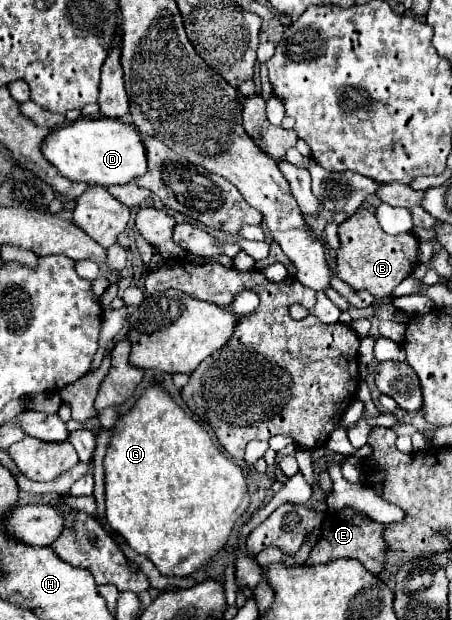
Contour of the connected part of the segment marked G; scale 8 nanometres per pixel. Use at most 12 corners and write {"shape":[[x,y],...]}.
{"shape":[[161,386],[107,444],[105,518],[189,576],[249,506],[241,468]]}

